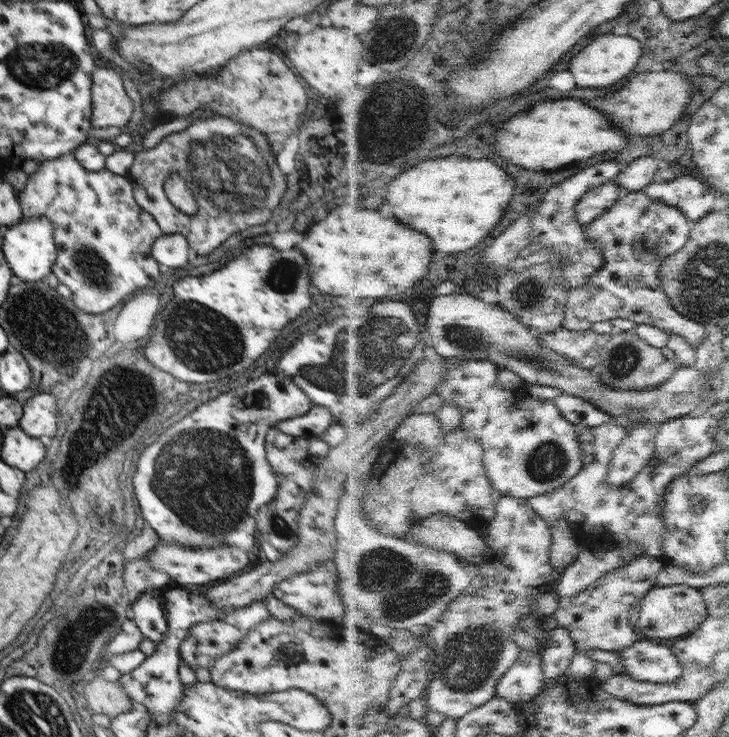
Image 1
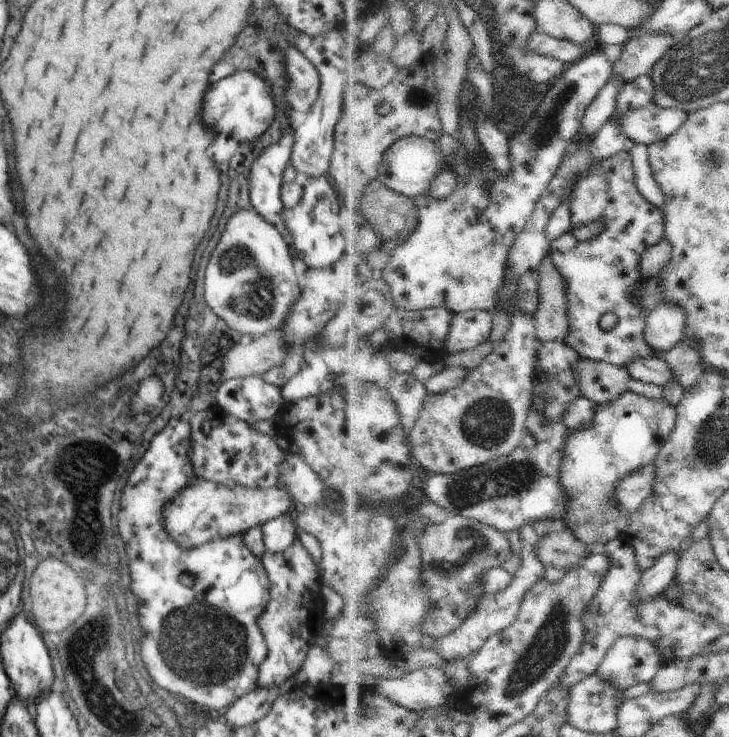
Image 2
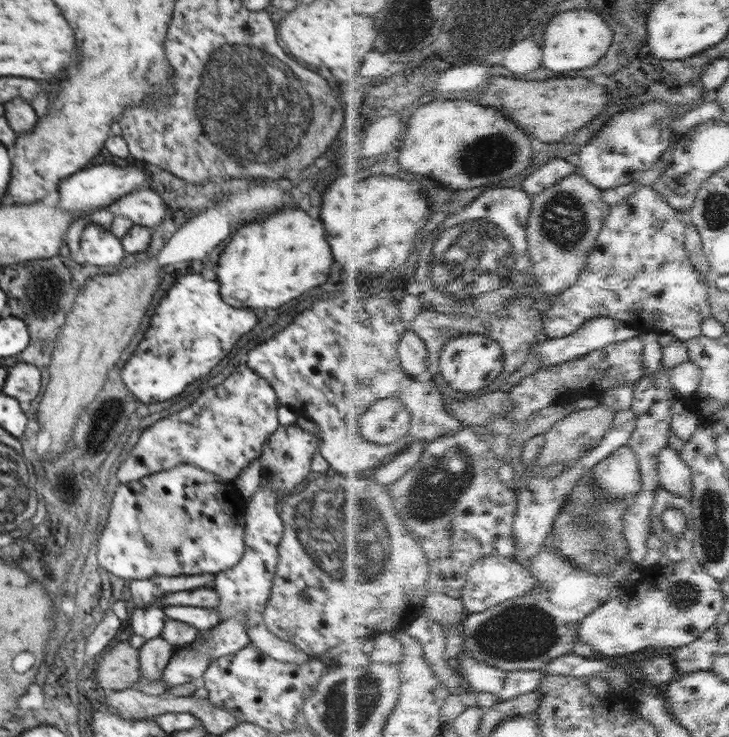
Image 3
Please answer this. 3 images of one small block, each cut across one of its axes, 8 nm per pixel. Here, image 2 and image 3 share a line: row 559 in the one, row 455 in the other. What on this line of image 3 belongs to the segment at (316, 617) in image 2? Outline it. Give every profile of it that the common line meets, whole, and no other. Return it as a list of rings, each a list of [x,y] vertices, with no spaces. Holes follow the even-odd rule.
[[[296,423],[290,425],[280,425],[269,440],[263,446],[262,454],[262,476],[272,477],[272,487],[278,489],[278,496],[286,496],[294,492],[295,486],[310,474],[312,457],[319,451],[319,439],[312,431],[306,431]]]

